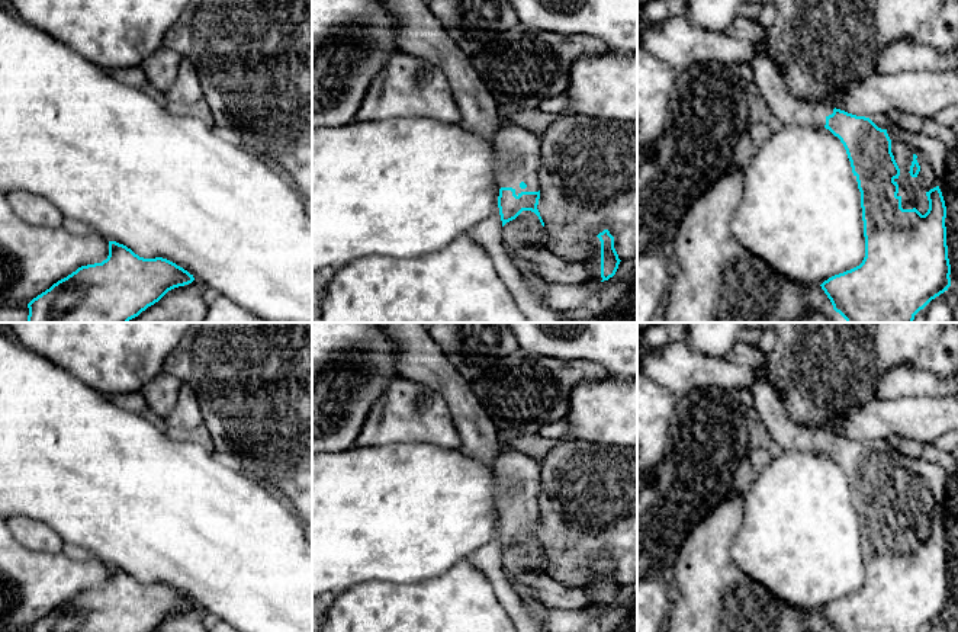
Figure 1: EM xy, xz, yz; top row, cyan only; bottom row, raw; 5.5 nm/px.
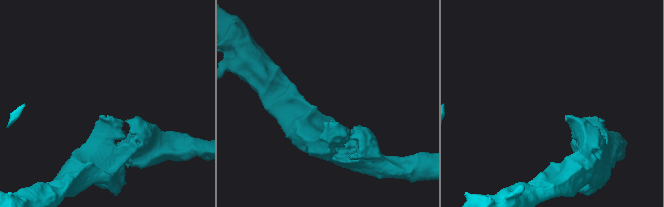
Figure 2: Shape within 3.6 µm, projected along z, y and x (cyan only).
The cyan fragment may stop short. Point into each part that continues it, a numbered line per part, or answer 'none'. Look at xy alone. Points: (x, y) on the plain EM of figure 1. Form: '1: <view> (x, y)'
none

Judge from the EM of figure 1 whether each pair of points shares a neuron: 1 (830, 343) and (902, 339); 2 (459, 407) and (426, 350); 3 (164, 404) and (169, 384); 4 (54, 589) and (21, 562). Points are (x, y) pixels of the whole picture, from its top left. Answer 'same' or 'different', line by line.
1: same
2: same
3: same
4: same

